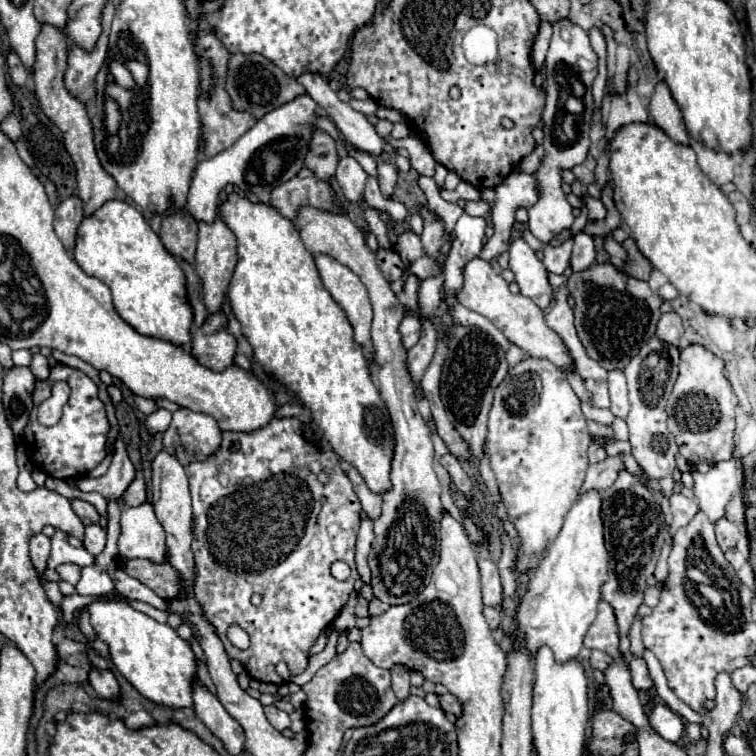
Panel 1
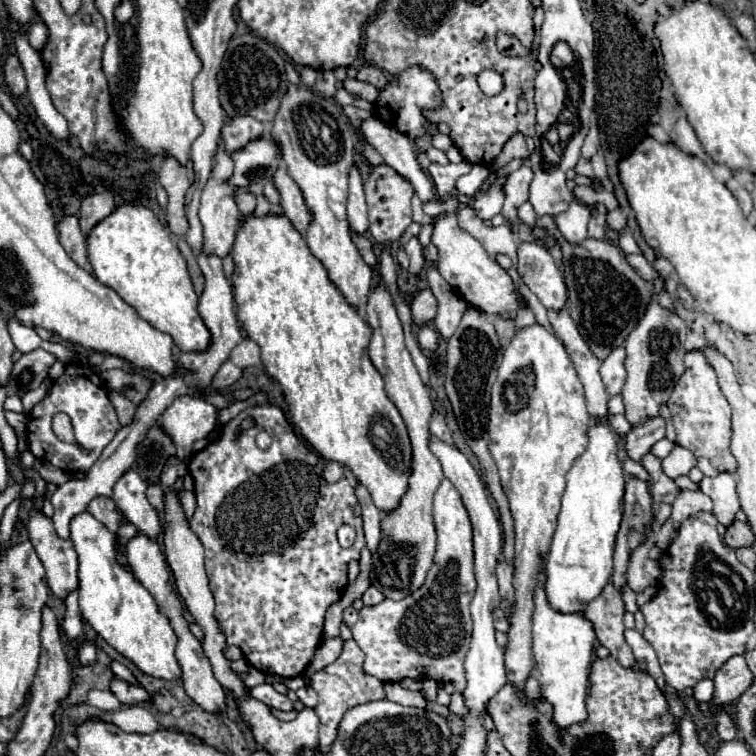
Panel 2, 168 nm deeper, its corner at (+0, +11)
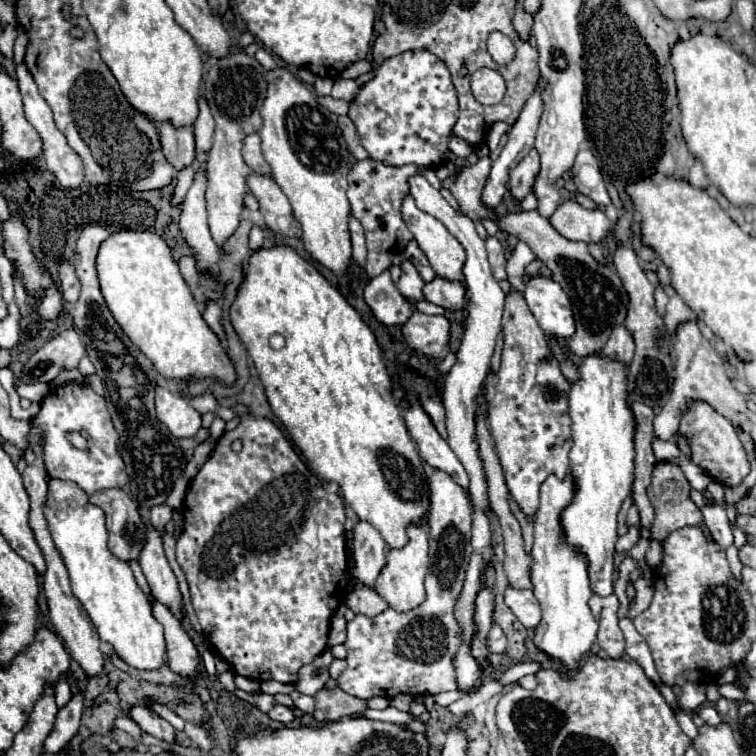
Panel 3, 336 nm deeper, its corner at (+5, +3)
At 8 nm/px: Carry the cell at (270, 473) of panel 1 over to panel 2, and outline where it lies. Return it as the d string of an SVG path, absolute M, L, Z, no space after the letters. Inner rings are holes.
M269 403L241 411L221 427L215 441L207 443L207 447L197 451L187 463L197 497L191 529L205 549L205 569L217 605L215 617L227 643L241 647L247 663L265 675L297 677L305 671L321 641L325 611L331 603L339 601L345 591L347 565L349 561L359 559L359 553L365 547L363 519L353 513L357 503L355 489L345 477L337 483L327 483L321 477L323 465L325 461L299 441L283 411ZM249 417L255 425L235 435L239 425ZM259 431L267 431L273 439L267 449L259 449L255 443ZM341 525L351 525L357 533L357 539L349 549L343 549L337 543L337 529Z

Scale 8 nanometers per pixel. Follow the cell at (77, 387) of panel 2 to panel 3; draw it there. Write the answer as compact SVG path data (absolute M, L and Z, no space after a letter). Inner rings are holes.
M68 385L54 389L40 407L40 413L32 419L46 435L44 441L44 461L50 477L68 479L78 483L88 495L110 489L124 487L128 483L124 461L118 453L118 433L110 421L106 401L102 395L94 393L88 385ZM66 431L78 431L88 439L88 449L78 451L66 441Z

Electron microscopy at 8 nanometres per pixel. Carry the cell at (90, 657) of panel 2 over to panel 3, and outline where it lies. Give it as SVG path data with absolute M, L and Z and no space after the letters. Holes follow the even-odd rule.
M82 695L70 699L70 703L58 711L54 729L44 741L44 753L58 753L78 731L82 715Z

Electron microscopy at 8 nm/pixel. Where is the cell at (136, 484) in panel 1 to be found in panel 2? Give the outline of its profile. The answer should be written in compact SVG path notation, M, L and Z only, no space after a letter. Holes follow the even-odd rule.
M149 485L147 487L147 499L157 511L163 511L163 489L159 485Z

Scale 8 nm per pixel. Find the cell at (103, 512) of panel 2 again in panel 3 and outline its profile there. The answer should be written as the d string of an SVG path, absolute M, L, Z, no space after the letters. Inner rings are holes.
M102 489L94 495L90 495L90 503L98 505L106 511L106 523L108 523L108 533L110 533L108 547L114 553L114 557L118 557L120 561L126 561L126 563L138 561L142 545L146 543L146 525L138 513L136 503L122 489Z

